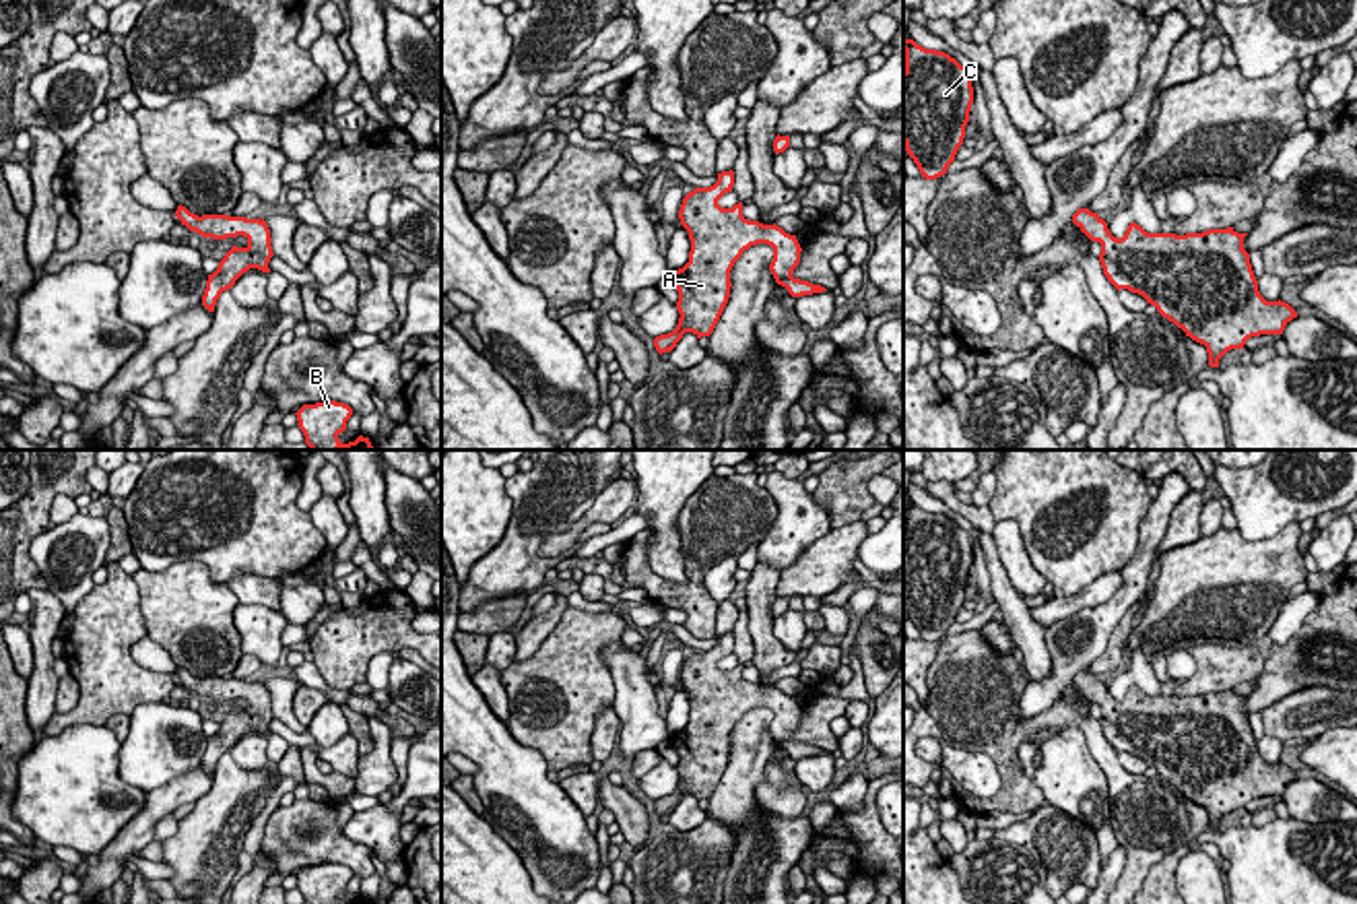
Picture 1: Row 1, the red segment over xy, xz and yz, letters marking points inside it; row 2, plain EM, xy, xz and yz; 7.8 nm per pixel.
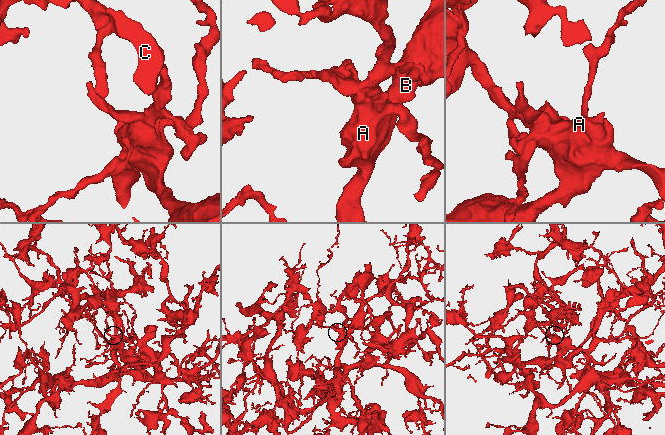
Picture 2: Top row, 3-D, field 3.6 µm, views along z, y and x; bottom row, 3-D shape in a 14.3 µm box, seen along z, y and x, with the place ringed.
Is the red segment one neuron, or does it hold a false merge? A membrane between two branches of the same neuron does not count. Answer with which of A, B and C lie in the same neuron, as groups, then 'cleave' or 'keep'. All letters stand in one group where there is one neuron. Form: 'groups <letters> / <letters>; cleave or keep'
groups A B C; keep

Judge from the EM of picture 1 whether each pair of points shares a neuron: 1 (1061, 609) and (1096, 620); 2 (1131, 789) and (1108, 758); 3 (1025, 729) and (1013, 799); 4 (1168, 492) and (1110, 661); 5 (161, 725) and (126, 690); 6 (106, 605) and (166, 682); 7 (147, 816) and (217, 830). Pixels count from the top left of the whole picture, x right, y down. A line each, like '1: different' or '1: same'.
1: different
2: same
3: same
4: different
5: different
6: same
7: different

